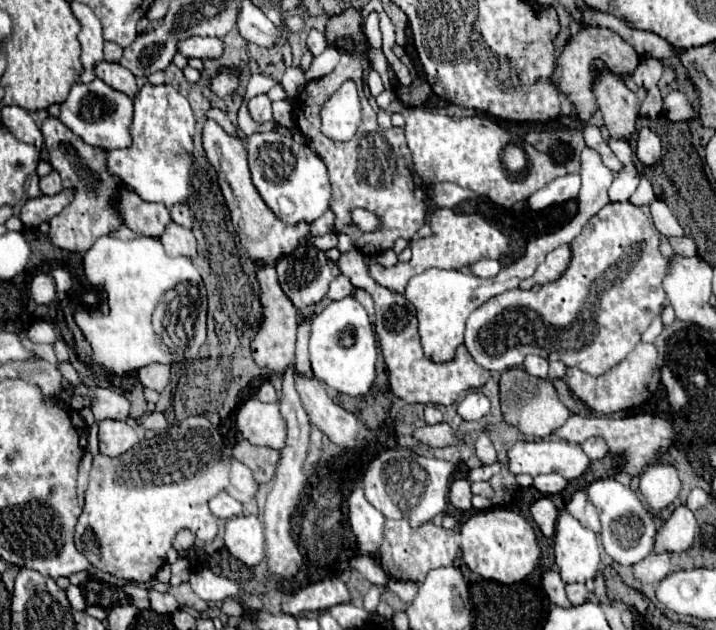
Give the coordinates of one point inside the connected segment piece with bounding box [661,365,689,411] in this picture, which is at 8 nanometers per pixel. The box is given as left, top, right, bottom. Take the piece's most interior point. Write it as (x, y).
(676, 395)

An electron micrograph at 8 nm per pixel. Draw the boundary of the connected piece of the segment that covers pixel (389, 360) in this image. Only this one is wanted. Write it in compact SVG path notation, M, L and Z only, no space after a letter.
M353 249L353 251L341 253L341 257L337 259L337 267L345 277L349 277L349 281L355 287L361 287L367 293L371 293L371 297L375 301L375 331L379 337L379 347L381 347L385 365L387 365L389 389L393 395L401 397L407 403L453 405L467 391L481 389L487 383L489 371L485 371L481 365L477 365L473 361L473 357L469 355L465 345L461 345L457 349L455 359L449 363L433 363L423 355L423 349L419 343L419 333L417 333L415 307L403 295L389 291L371 279L371 275L367 273L367 267L363 263L361 251Z

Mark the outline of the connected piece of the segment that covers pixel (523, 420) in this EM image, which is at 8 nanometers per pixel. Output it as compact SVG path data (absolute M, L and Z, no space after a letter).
M511 367L511 369L505 369L501 373L499 399L501 399L503 419L509 425L517 427L527 437L535 437L535 439L549 437L571 415L569 409L559 401L557 393L555 393L555 387L553 387L553 383L549 379L535 379L535 377L531 377L527 371L523 371L519 367Z

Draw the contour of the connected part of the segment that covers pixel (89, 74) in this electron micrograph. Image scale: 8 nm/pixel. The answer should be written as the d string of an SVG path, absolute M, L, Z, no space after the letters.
M69 1L71 5L71 11L73 15L77 17L79 25L81 25L81 33L79 33L79 43L83 47L83 55L81 55L81 61L83 61L83 75L79 77L79 83L89 83L95 79L95 73L93 73L93 67L103 61L103 31L101 31L101 23L99 19L95 17L95 13L79 3L79 1Z

